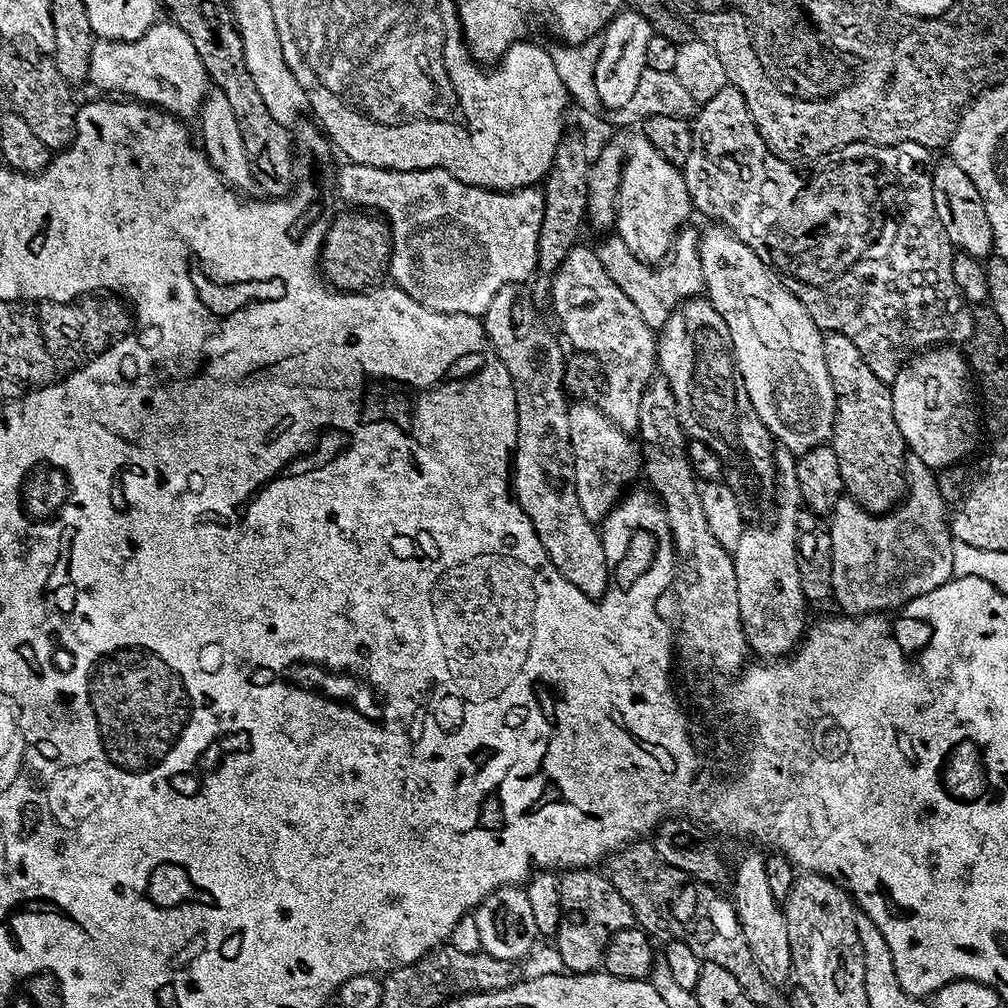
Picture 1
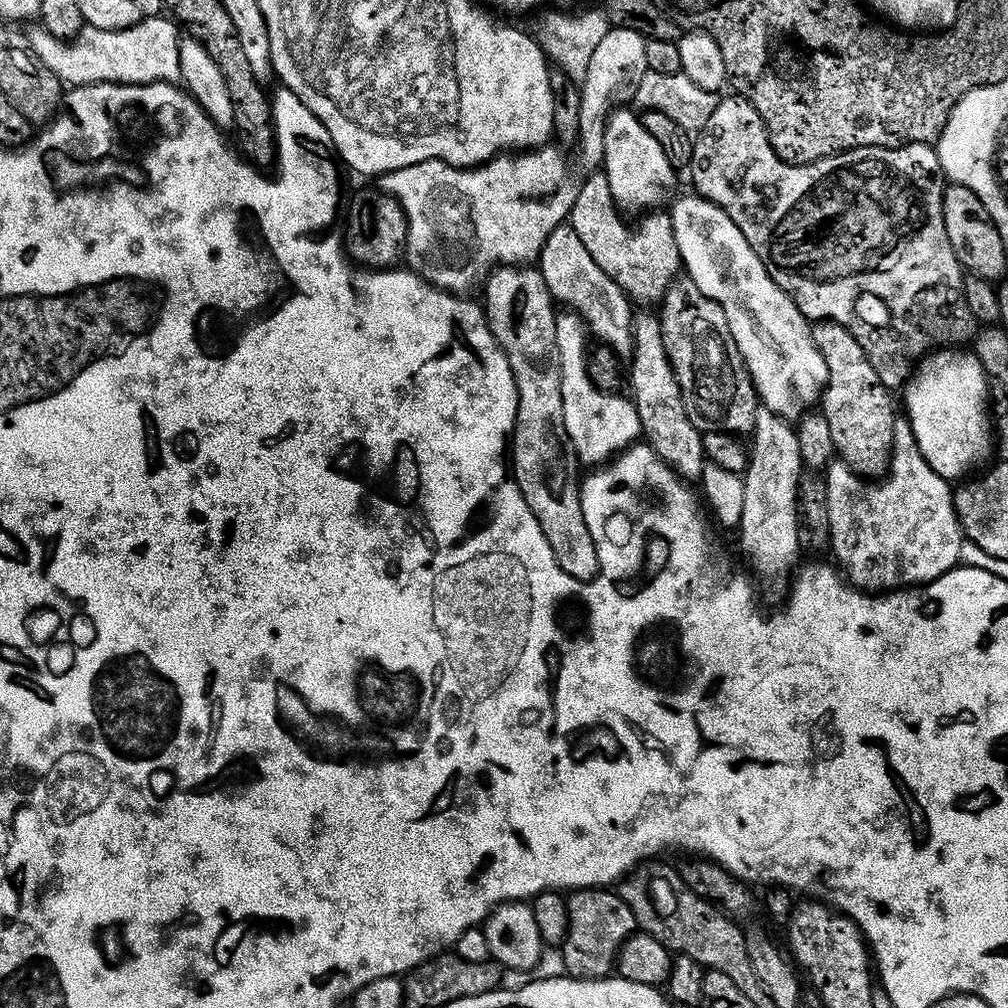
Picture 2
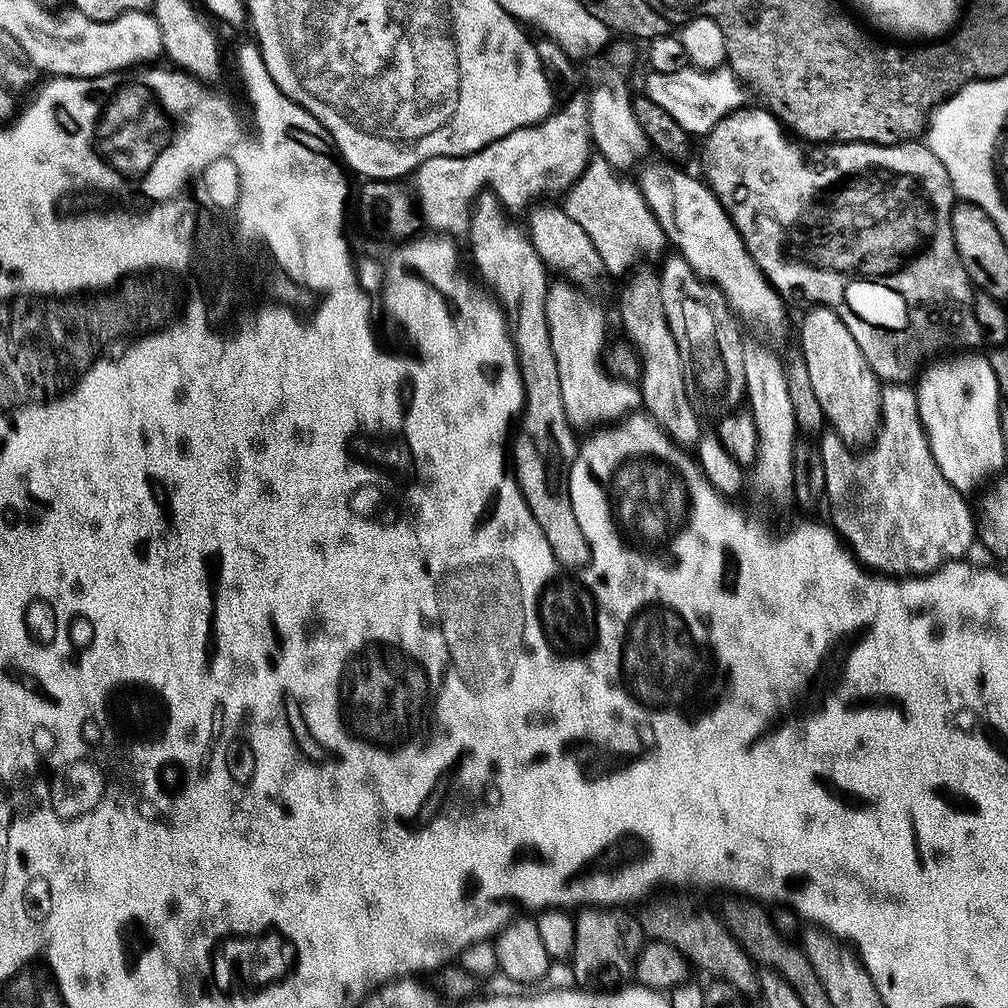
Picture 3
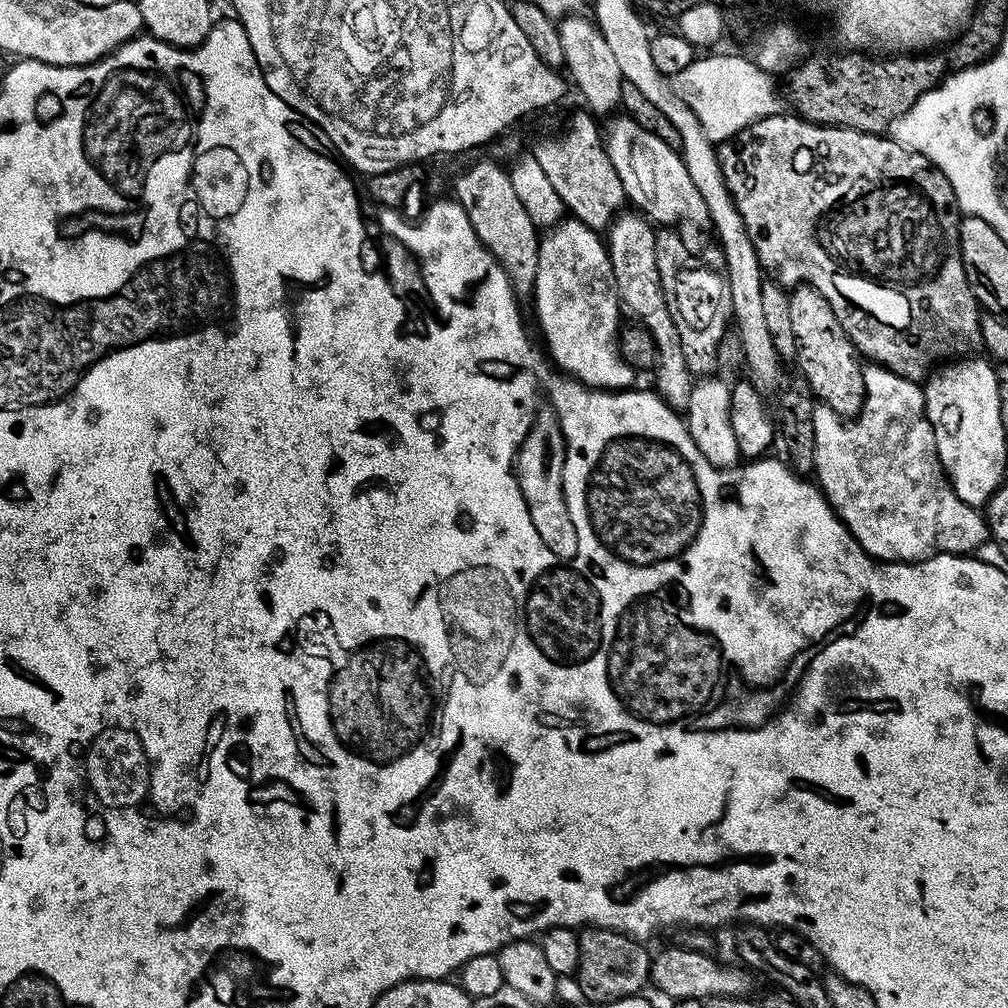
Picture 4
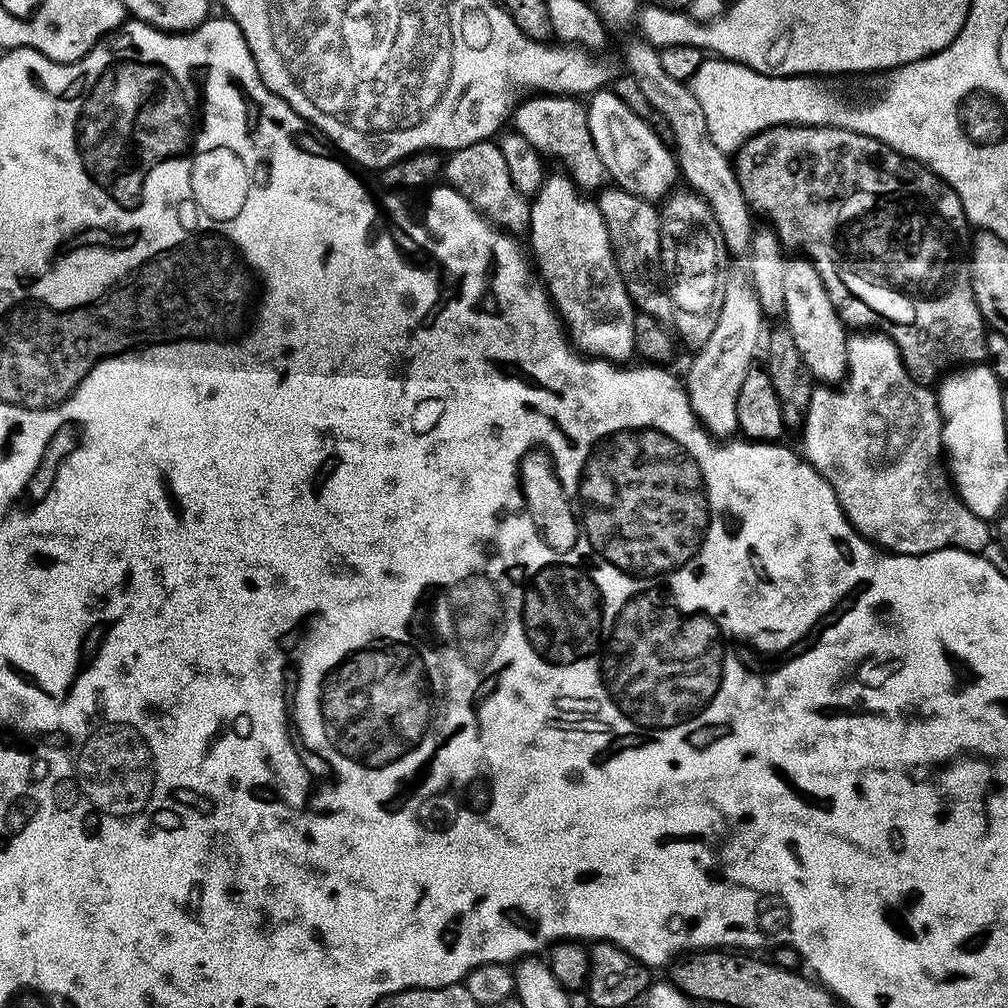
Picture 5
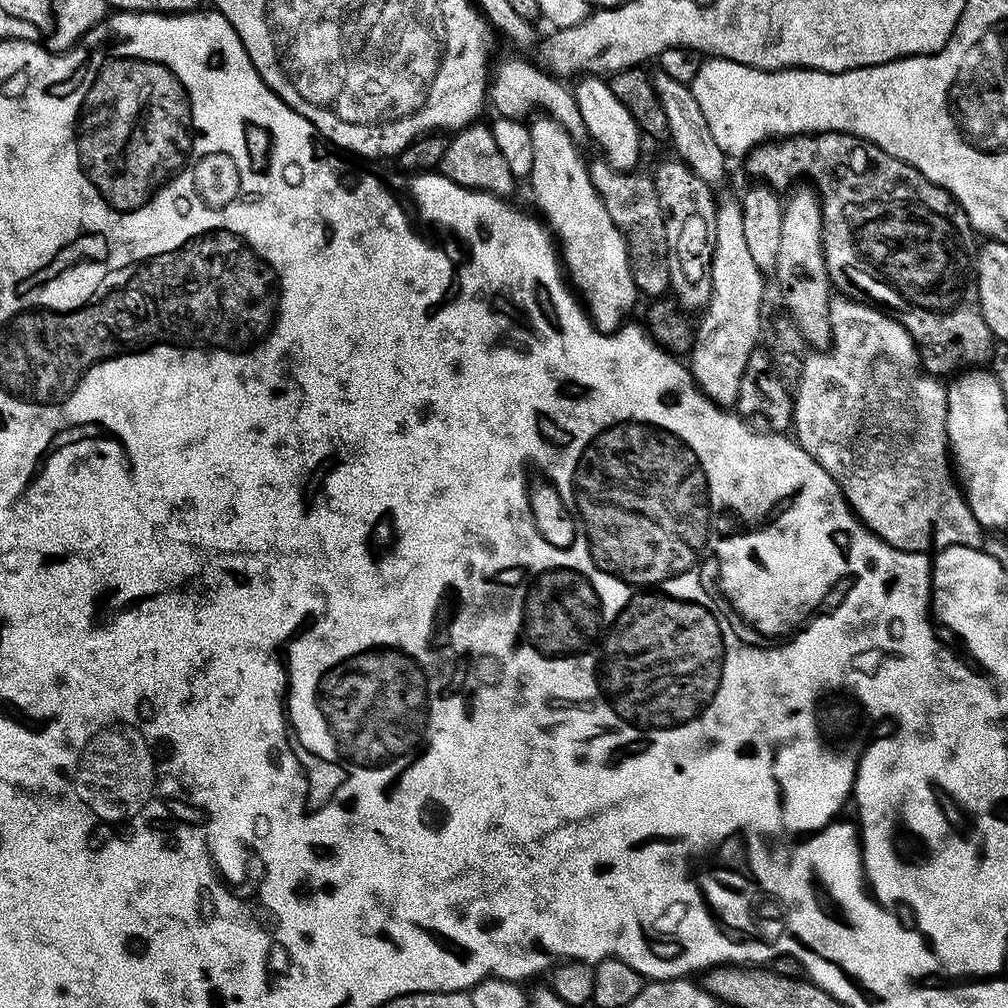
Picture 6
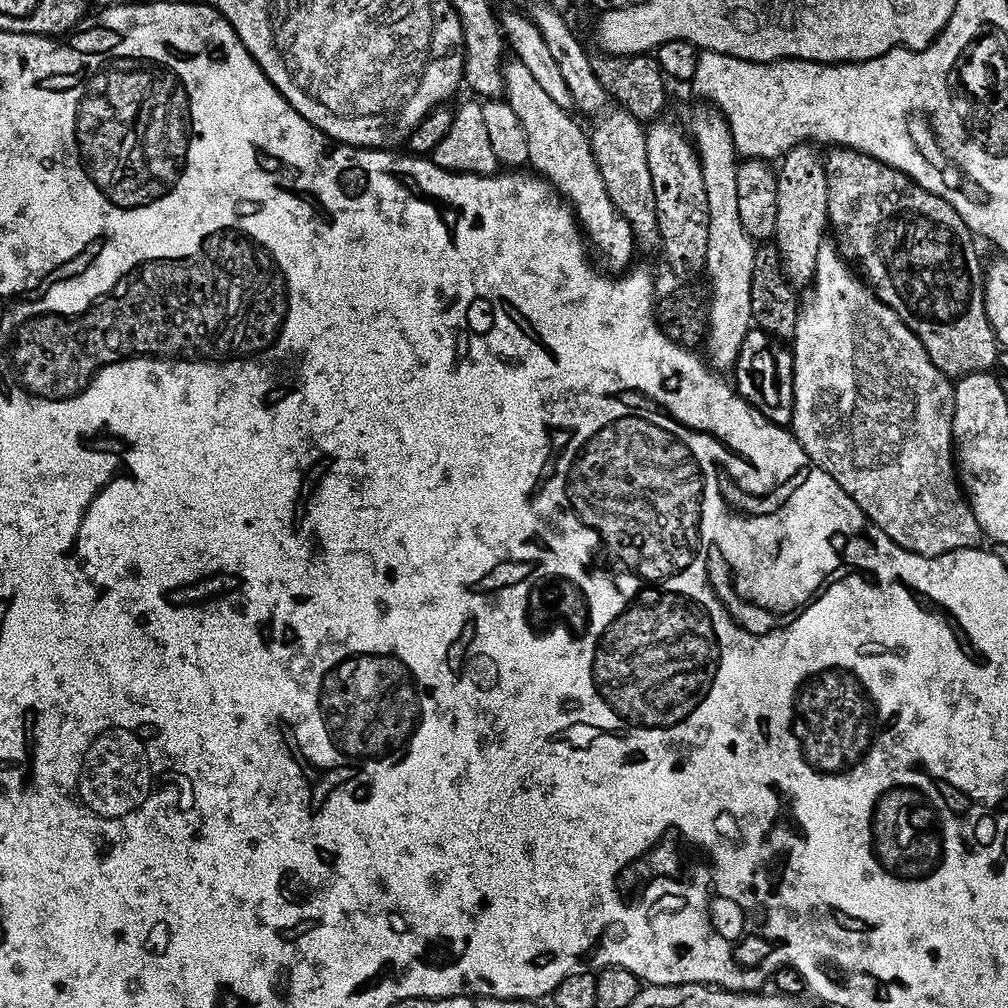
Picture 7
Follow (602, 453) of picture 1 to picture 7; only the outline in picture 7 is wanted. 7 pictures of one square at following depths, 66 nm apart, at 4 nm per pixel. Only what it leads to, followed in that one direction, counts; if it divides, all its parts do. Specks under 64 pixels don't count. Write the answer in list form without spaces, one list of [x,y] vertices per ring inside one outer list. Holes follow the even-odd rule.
[[[509,60],[509,64],[507,61],[502,68],[503,93],[514,114],[518,114],[522,130],[526,130],[531,171],[537,176],[543,176],[563,196],[595,255],[597,252],[609,264],[609,269],[627,269],[631,265],[628,263],[632,260],[632,252],[637,251],[636,239],[630,230],[630,222],[626,222],[614,202],[610,202],[610,194],[606,194],[606,182],[602,182],[602,174],[598,174],[598,162],[594,162],[589,133],[580,129],[579,122],[571,116],[573,113],[569,109],[558,106],[554,98],[547,96],[546,90],[534,82],[534,74],[530,74],[530,70],[526,70],[520,60]]]

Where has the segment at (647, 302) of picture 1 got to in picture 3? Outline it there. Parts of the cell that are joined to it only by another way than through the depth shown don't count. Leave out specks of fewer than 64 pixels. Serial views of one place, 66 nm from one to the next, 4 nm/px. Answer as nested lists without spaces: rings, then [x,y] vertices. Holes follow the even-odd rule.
[[[589,160],[584,172],[563,193],[562,207],[565,214],[574,218],[582,230],[586,230],[586,238],[594,242],[594,250],[598,250],[598,258],[602,258],[604,272],[624,278],[641,261],[648,262],[651,256],[658,255],[666,248],[666,237],[639,187],[633,181],[631,184],[628,180],[622,180],[620,176],[621,173],[612,168],[608,160]]]

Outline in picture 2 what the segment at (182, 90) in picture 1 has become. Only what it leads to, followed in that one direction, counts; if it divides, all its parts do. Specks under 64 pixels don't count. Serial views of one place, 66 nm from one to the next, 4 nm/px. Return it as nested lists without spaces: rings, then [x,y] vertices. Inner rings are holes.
[[[157,14],[134,26],[118,30],[85,26],[69,43],[67,39],[53,36],[51,32],[44,31],[43,27],[36,26],[33,32],[27,33],[27,47],[68,86],[153,84],[159,80],[176,82],[181,79],[180,41],[182,36],[181,33],[176,33],[175,27],[177,28],[177,25],[167,15]]]

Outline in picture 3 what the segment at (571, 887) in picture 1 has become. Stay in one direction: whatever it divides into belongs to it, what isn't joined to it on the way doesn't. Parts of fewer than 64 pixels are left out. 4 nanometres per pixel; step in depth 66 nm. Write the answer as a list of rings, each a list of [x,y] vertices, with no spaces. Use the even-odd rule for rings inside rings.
[[[585,906],[575,913],[572,976],[584,990],[616,990],[633,979],[636,958],[646,943],[640,921],[623,907]]]

